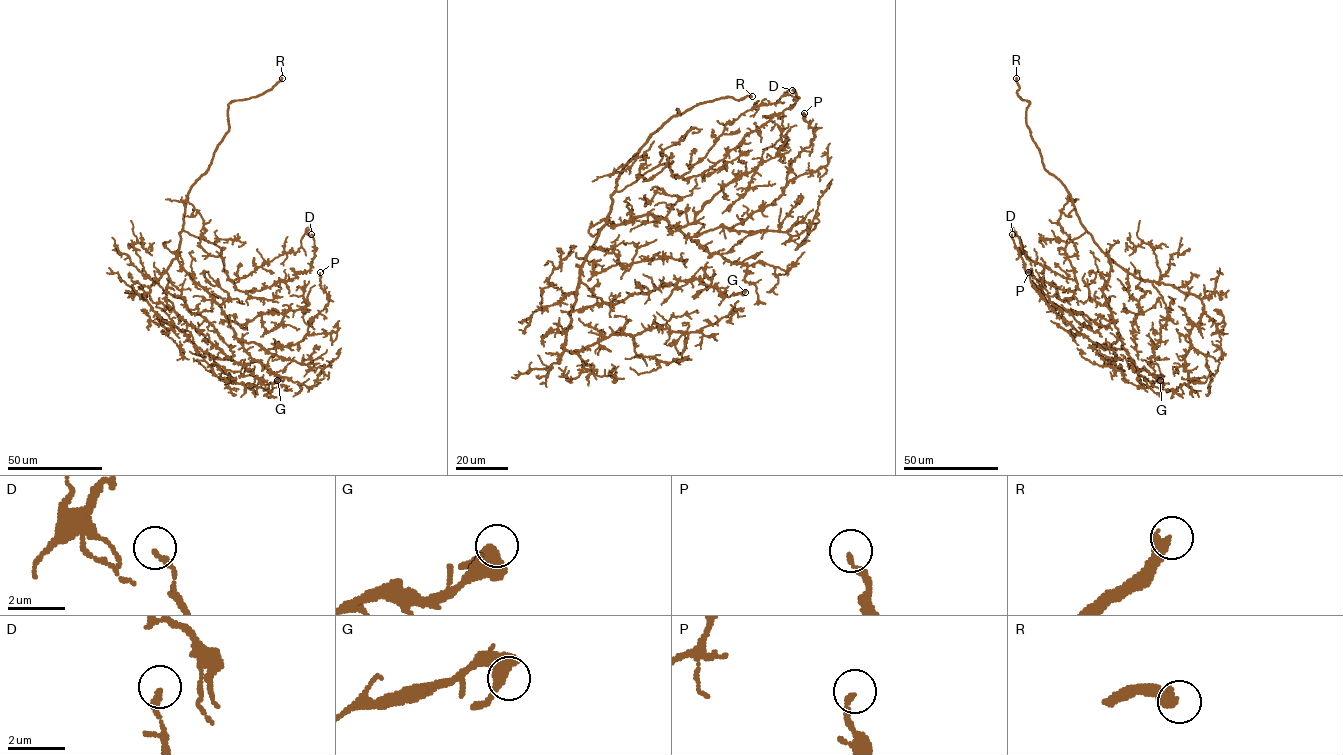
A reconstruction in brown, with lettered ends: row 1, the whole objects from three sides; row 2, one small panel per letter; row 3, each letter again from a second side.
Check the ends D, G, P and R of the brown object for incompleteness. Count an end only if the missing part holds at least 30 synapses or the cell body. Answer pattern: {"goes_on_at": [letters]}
{"goes_on_at": ["R"]}

